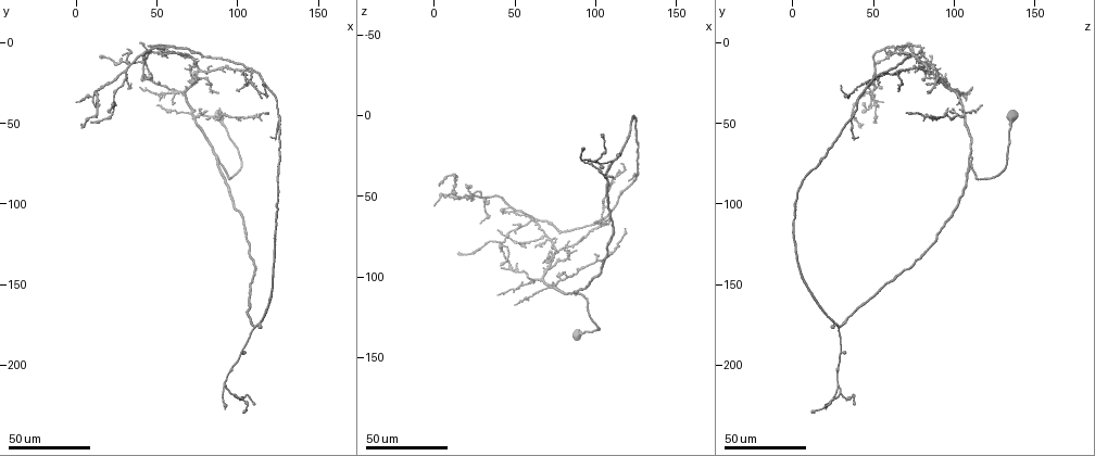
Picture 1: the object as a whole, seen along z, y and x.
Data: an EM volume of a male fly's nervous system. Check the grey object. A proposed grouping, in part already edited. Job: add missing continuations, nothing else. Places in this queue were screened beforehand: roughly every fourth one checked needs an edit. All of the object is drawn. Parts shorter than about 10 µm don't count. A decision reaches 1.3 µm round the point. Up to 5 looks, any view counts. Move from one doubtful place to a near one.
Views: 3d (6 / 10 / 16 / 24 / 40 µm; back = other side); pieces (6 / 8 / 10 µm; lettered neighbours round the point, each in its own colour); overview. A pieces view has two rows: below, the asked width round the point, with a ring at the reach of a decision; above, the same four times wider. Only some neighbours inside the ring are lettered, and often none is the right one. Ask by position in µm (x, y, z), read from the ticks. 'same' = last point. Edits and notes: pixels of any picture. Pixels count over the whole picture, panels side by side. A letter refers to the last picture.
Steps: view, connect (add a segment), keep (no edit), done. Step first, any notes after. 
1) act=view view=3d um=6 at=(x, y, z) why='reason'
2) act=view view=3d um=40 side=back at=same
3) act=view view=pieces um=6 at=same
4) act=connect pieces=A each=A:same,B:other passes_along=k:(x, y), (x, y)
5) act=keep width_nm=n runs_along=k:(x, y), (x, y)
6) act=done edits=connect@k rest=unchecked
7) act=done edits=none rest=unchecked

act=view view=3d um=40 at=(80, 48, 96) why='thin end'

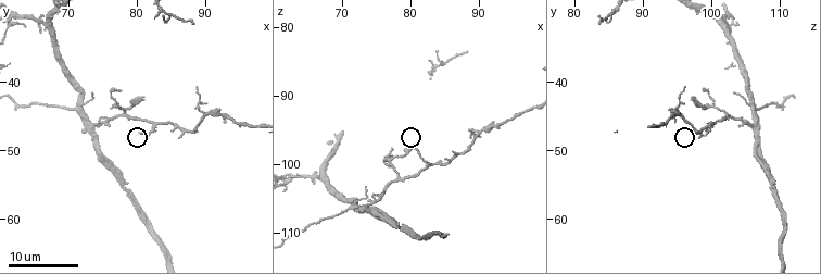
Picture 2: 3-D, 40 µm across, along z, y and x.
act=view view=pieces um=8 at=(80.5, 47.5, 97.5) why='see the neighbours'

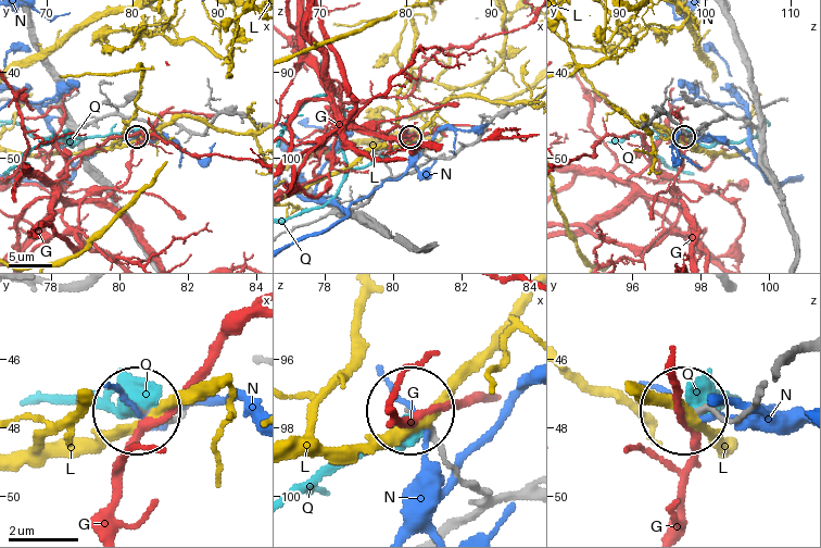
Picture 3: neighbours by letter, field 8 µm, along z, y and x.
act=keep each=G:other,L:other,N:other,Q:other runs_along=3:(458, 525), (474, 508), (474, 490), (409, 414) found='no lettered segment goes on from it'

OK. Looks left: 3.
act=view view=3d um=16 at=(88.0, 31.0, 83.5) why='an open end'

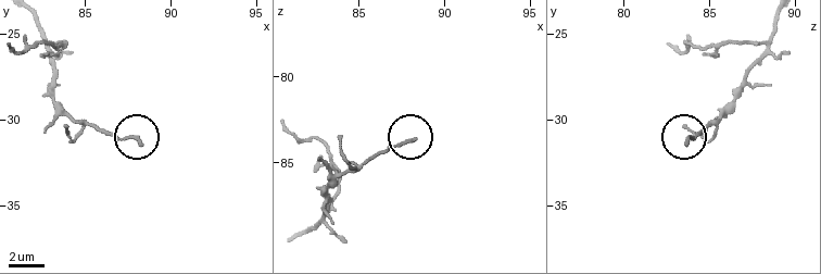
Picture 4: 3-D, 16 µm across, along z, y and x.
act=view view=pieces um=6 at=(88.2, 31.4, 83.8)

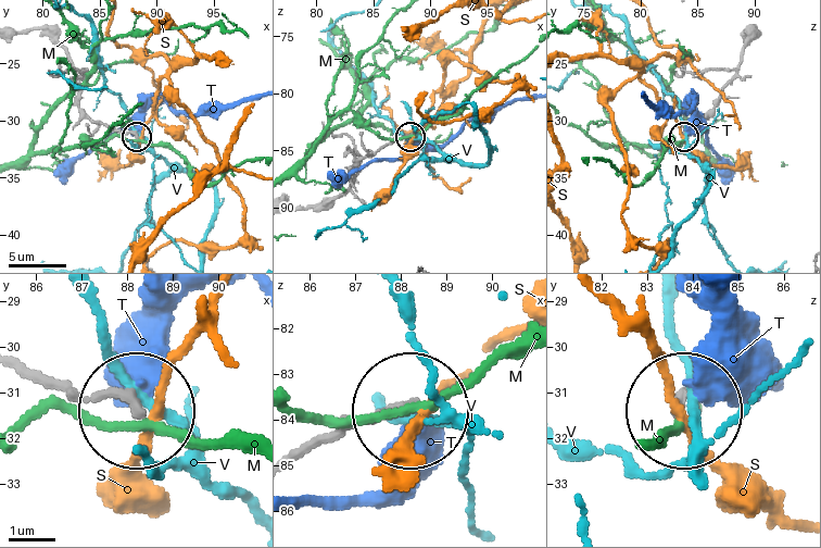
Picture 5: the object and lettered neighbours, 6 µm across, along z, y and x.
act=keep each=M:other,S:other,T:other,V:other runs_along=5:(19, 33), (47, 33), (65, 52), (83, 109), (137, 137) found='no lettered segment goes on from it'

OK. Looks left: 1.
act=done edits=none rest=unchecked

